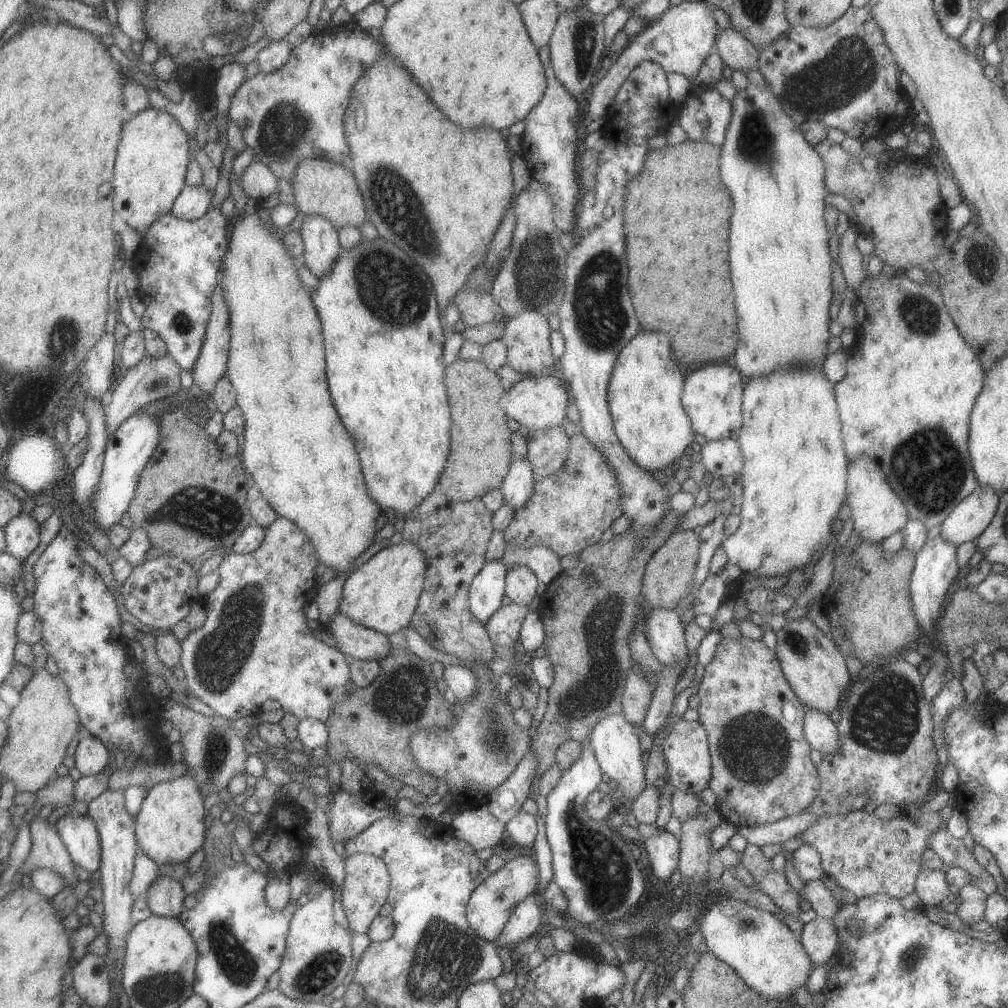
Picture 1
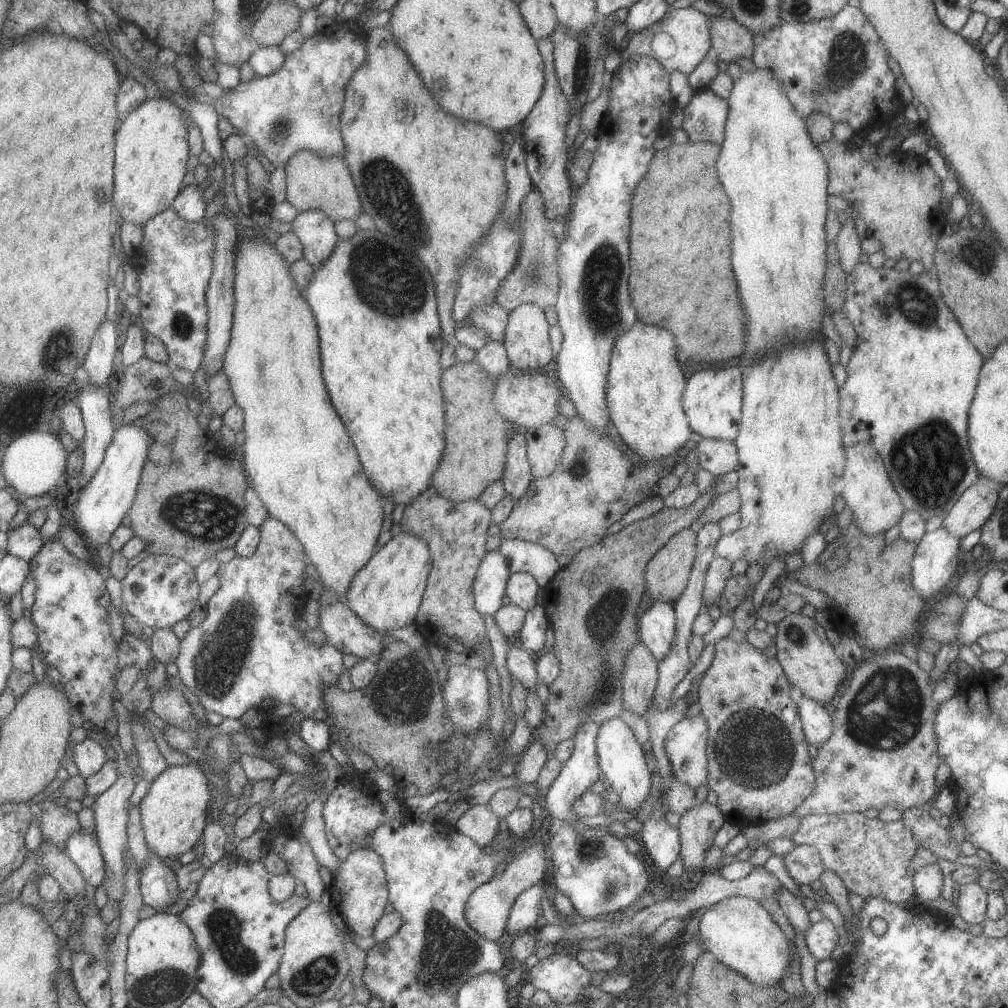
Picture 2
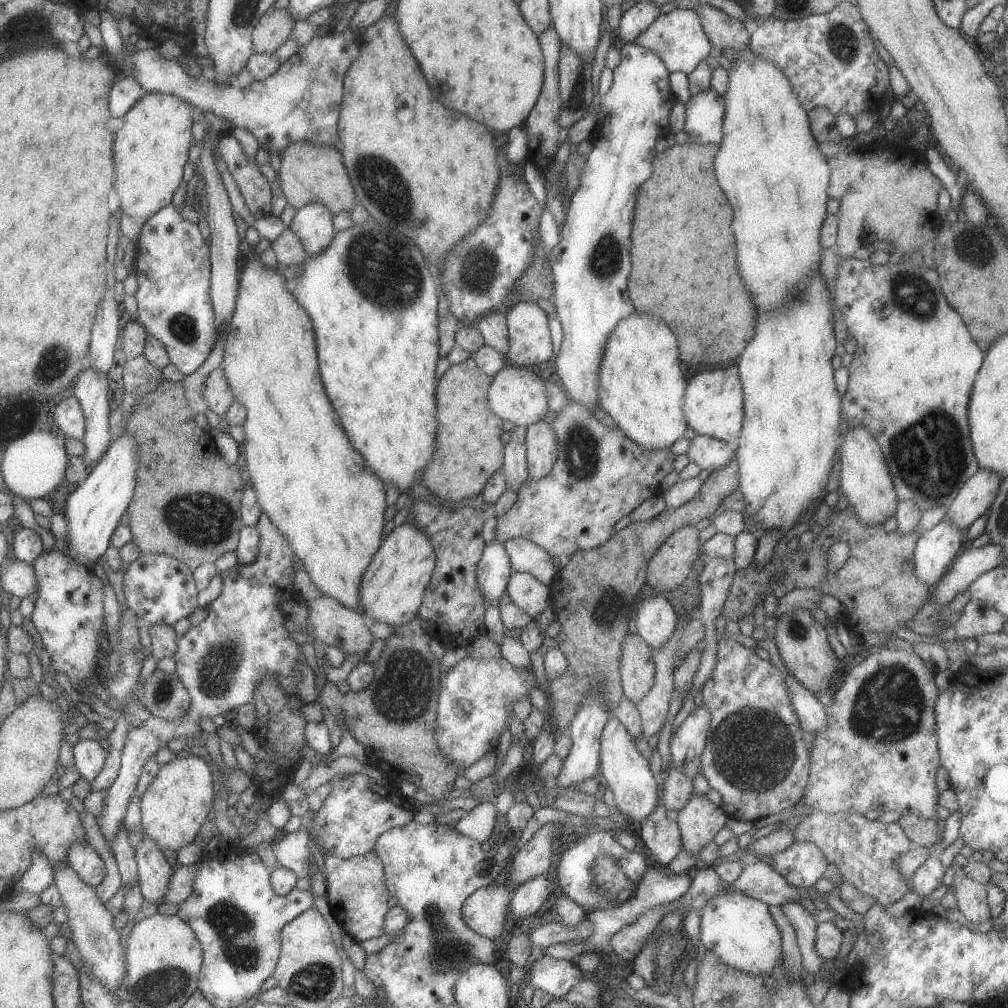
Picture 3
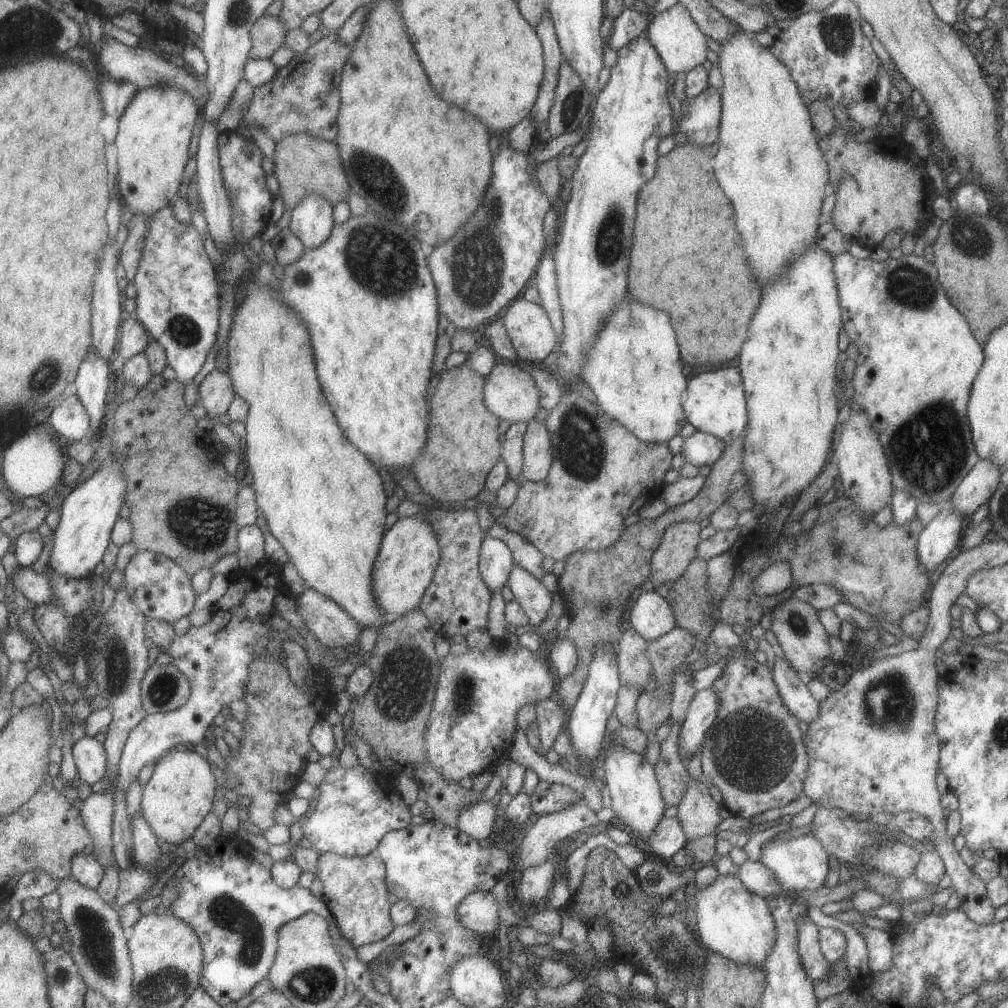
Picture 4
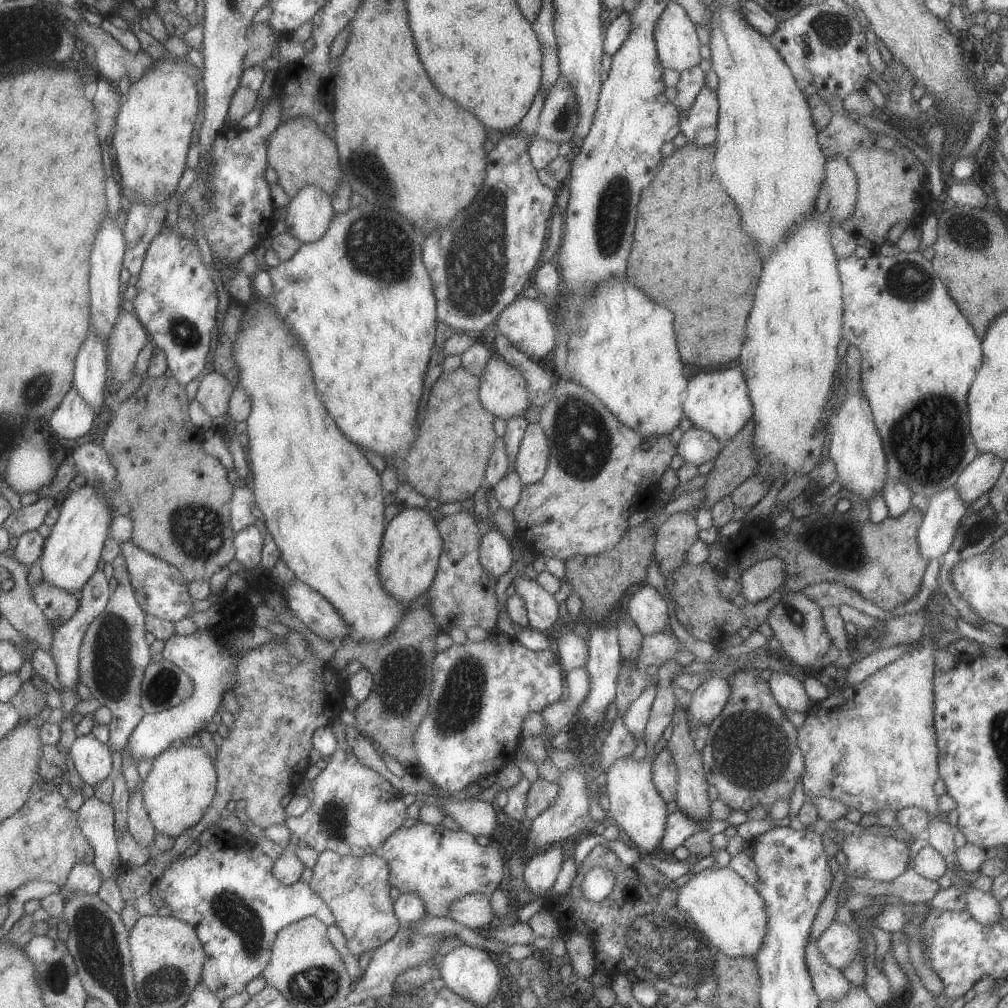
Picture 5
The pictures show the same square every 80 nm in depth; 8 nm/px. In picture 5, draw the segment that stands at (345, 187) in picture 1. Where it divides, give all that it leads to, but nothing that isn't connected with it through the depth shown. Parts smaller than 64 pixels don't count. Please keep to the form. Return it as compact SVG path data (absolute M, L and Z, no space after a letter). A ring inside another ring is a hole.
M297 117L287 119L272 132L265 148L267 162L276 172L277 183L289 201L305 185L319 187L327 196L335 192L337 182L343 179L336 144L313 121Z

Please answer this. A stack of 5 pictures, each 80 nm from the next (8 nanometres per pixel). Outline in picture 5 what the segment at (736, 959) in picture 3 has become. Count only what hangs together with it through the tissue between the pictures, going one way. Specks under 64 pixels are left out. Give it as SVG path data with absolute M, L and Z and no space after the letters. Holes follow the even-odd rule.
M716 864L687 875L679 881L675 908L689 917L693 928L708 946L728 957L753 957L760 949L766 935L767 913L764 900L757 889L741 878L731 868L720 868Z

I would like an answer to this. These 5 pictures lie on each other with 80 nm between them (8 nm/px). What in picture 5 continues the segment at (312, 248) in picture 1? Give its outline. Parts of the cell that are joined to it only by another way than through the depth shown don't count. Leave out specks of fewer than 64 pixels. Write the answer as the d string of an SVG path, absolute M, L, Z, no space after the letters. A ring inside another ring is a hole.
M305 185L283 209L286 231L300 243L319 240L334 215L329 201L319 187Z

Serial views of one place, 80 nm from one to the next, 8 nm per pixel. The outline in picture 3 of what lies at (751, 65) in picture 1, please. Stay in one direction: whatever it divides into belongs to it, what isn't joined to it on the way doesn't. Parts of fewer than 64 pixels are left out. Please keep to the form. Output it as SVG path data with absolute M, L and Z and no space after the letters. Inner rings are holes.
M698 2L693 10L698 14L702 29L715 50L732 48L739 52L749 49L750 27L747 24L727 16L707 3Z

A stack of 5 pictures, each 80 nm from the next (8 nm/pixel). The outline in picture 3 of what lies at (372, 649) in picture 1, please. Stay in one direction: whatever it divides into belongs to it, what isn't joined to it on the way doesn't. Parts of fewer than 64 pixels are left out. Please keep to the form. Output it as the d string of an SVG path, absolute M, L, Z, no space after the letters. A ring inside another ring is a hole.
M323 595L316 600L307 601L308 620L312 624L313 637L318 638L323 644L342 650L347 654L364 654L369 650L373 636L369 631L369 622L361 616L357 609L346 607L337 602L333 597Z

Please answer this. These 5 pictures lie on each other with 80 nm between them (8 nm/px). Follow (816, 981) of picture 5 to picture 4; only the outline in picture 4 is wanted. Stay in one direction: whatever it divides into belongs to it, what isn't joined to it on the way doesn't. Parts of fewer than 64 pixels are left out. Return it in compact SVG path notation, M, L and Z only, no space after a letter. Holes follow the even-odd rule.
M799 917L796 927L796 945L801 966L812 981L821 980L827 974L830 963L819 948L818 926L809 917Z

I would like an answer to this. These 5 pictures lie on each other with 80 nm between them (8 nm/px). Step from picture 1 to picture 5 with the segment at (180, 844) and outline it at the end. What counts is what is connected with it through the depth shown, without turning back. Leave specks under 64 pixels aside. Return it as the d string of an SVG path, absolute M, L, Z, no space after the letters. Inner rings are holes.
M184 742L179 748L169 746L150 763L140 788L142 801L154 831L175 839L199 822L210 805L216 791L216 769L196 742Z

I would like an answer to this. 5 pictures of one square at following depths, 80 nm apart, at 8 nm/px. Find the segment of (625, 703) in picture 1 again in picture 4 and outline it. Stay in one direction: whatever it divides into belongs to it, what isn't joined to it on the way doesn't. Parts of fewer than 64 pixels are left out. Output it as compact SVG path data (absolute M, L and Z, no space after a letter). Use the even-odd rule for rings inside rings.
M624 625L616 652L618 679L621 685L629 685L643 692L650 681L651 672L646 650L647 641L641 638L633 627Z

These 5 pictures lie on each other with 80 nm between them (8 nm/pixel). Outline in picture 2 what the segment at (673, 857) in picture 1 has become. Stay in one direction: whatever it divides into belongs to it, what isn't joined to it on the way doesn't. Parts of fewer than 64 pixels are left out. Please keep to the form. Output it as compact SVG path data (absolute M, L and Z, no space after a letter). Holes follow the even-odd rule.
M661 790L660 796L657 797L655 806L653 807L653 812L649 815L649 818L642 822L643 828L641 830L641 840L643 844L645 844L645 848L649 853L649 856L652 858L654 865L666 875L666 870L677 860L680 851L680 842L678 837L678 830L669 826L665 822L664 817L661 815L660 809L660 797L661 797Z

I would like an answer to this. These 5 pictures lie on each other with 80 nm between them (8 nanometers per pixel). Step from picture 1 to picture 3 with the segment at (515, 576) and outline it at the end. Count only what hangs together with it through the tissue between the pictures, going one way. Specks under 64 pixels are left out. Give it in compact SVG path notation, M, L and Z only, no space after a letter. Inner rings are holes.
M511 573L507 586L510 602L524 610L531 619L539 616L549 604L548 587L529 573Z

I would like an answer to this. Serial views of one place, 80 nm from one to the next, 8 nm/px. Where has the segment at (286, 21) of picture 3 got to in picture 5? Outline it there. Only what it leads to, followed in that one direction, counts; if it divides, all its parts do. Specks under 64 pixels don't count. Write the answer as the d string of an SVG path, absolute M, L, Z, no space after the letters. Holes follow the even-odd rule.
M253 23L247 27L246 37L248 40L248 49L246 50L243 62L245 67L259 65L275 53L276 38L280 39L279 34L267 24Z

